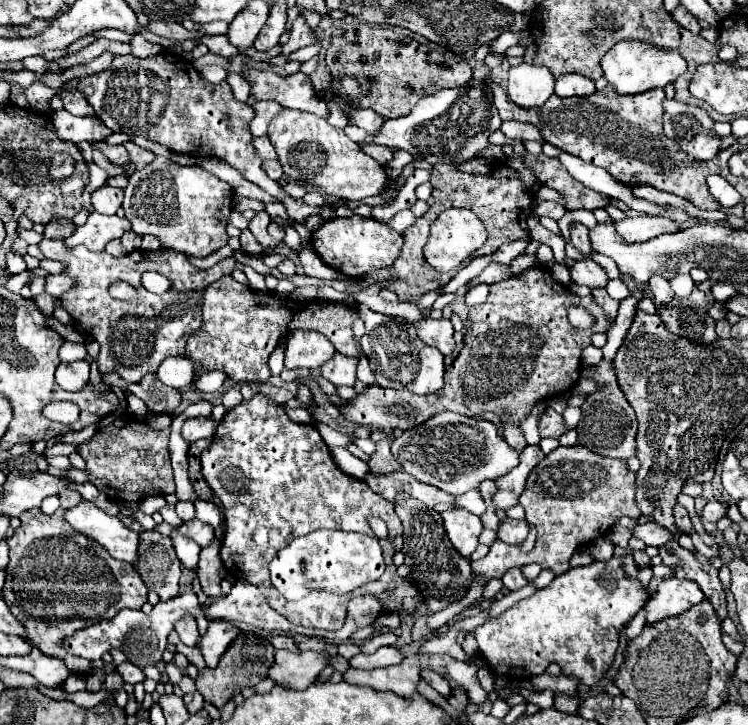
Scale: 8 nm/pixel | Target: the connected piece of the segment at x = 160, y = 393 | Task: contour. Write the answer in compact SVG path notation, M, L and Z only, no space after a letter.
M115 372L105 374L102 378L109 386L120 387L122 390L135 394L137 398L141 398L141 400L147 404L149 412L153 412L153 414L169 414L169 412L173 412L173 410L179 406L179 402L181 402L179 390L175 390L175 388L171 388L171 386L165 386L163 382L159 382L159 380L155 378L155 374L147 374L147 376L145 376L141 382L137 382L137 384L126 384Z

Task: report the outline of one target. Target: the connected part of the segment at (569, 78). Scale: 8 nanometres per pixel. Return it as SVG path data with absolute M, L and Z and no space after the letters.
M565 74L559 76L555 80L555 94L561 98L567 96L591 96L593 90L593 82L589 78L583 78L579 74Z

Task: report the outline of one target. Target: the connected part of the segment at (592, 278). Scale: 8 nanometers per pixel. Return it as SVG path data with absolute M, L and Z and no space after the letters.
M579 260L569 268L569 272L571 272L571 280L575 284L585 284L589 288L605 286L609 280L607 272L599 264L595 264L593 260Z

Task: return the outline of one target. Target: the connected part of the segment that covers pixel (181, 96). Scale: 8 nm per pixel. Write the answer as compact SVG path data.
M161 52L149 58L115 56L111 66L101 74L85 76L77 88L85 94L87 102L95 108L95 116L113 132L129 136L143 136L151 142L159 142L175 152L199 152L203 156L219 156L229 166L237 168L243 178L261 186L271 196L283 202L289 216L303 222L309 214L319 214L319 208L303 204L287 196L279 182L267 178L261 168L261 158L255 160L255 148L251 146L249 122L255 116L253 106L239 102L231 86L223 80L221 84L207 84L189 60L175 52Z

